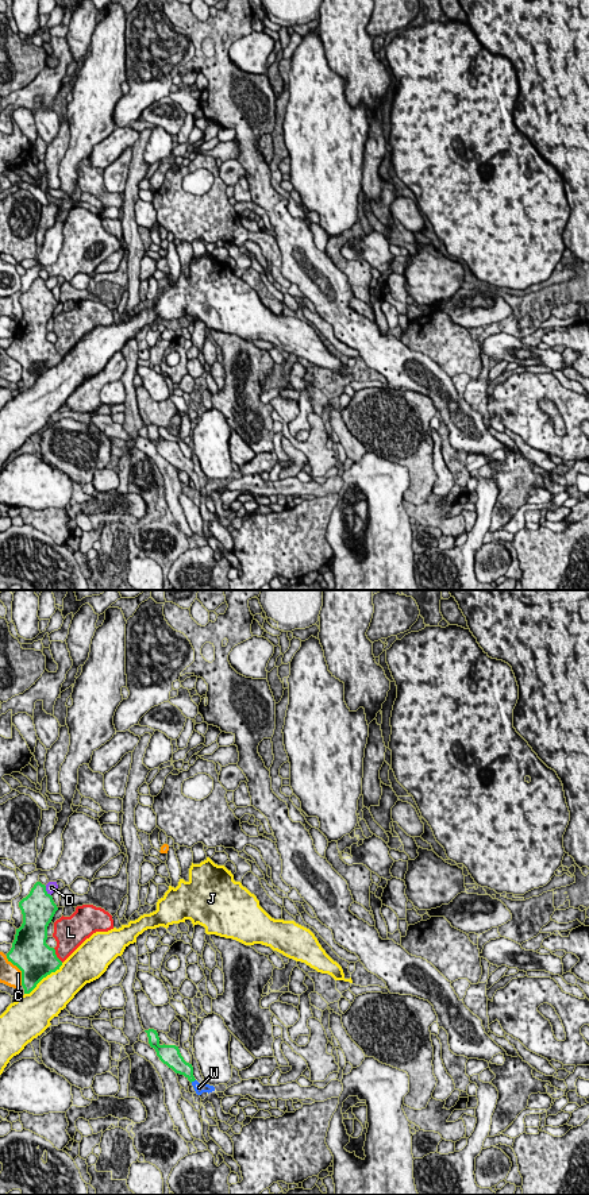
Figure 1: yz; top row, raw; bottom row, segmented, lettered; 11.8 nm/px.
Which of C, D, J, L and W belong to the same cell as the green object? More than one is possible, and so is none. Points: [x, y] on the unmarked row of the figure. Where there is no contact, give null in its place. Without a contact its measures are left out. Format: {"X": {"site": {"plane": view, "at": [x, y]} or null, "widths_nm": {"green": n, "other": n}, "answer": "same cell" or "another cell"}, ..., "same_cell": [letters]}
{"C": {"site": {"plane": "yz", "at": [20, 365]}, "widths_nm": {"green": 460, "other": 240}, "answer": "another cell"}, "D": {"site": {"plane": "yz", "at": [46, 286]}, "widths_nm": {"green": 400, "other": 130}, "answer": "another cell"}, "J": {"site": {"plane": "yz", "at": [43, 372]}, "widths_nm": {"green": 460, "other": 420}, "answer": "another cell"}, "L": {"site": {"plane": "yz", "at": [56, 350]}, "widths_nm": {"green": 460, "other": 300}, "answer": "another cell"}, "W": {"site": {"plane": "yz", "at": [192, 475]}, "widths_nm": {"green": 180, "other": 130}, "answer": "same cell"}, "same_cell": ["W"]}

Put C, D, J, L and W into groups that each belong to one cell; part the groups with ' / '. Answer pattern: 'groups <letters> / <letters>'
groups C / D / J / L / W

